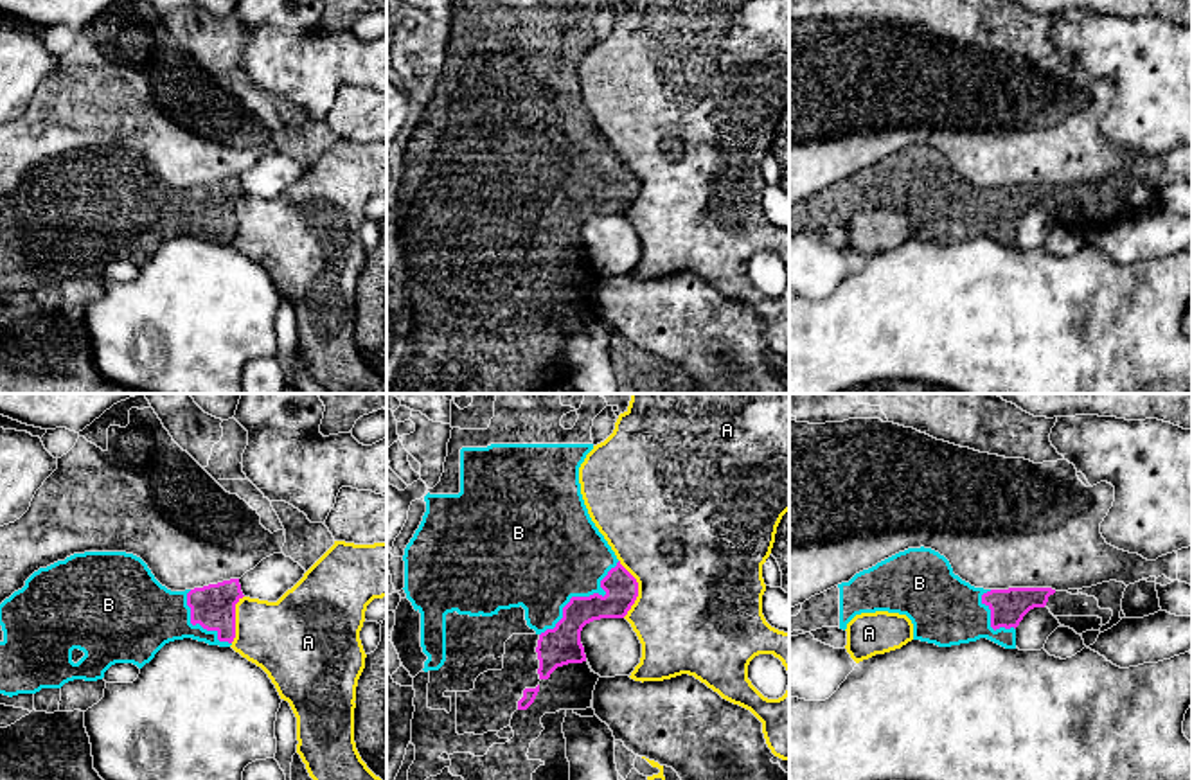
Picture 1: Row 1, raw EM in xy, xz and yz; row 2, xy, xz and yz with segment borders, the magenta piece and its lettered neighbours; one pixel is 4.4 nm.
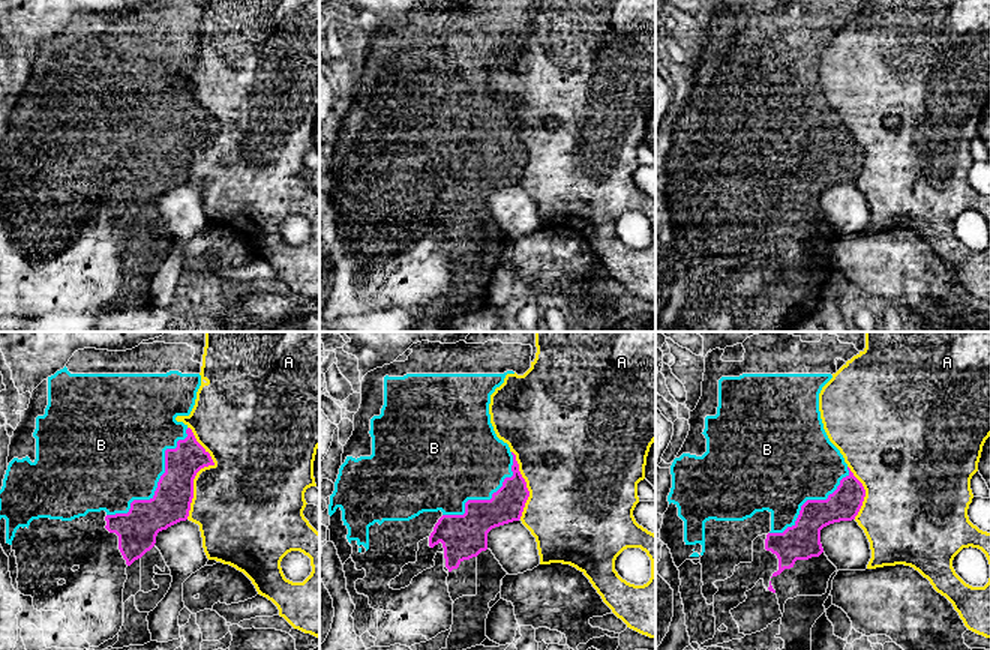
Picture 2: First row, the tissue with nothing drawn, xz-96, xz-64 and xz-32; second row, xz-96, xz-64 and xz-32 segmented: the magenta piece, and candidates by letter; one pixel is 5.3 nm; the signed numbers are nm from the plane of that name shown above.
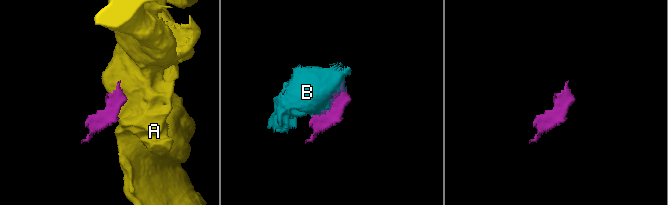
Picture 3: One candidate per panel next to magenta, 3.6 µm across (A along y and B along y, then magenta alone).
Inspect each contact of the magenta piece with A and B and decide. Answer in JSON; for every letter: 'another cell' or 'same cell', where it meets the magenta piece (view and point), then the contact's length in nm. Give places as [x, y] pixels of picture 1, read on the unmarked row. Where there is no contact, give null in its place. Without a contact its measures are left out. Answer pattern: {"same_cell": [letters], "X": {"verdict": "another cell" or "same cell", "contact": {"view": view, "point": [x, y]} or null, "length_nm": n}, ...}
{"same_cell": ["B"], "A": {"verdict": "another cell", "contact": {"view": "xz", "point": [637, 186]}, "length_nm": 260}, "B": {"verdict": "same cell", "contact": {"view": "xz", "point": [583, 194]}, "length_nm": 480}}

